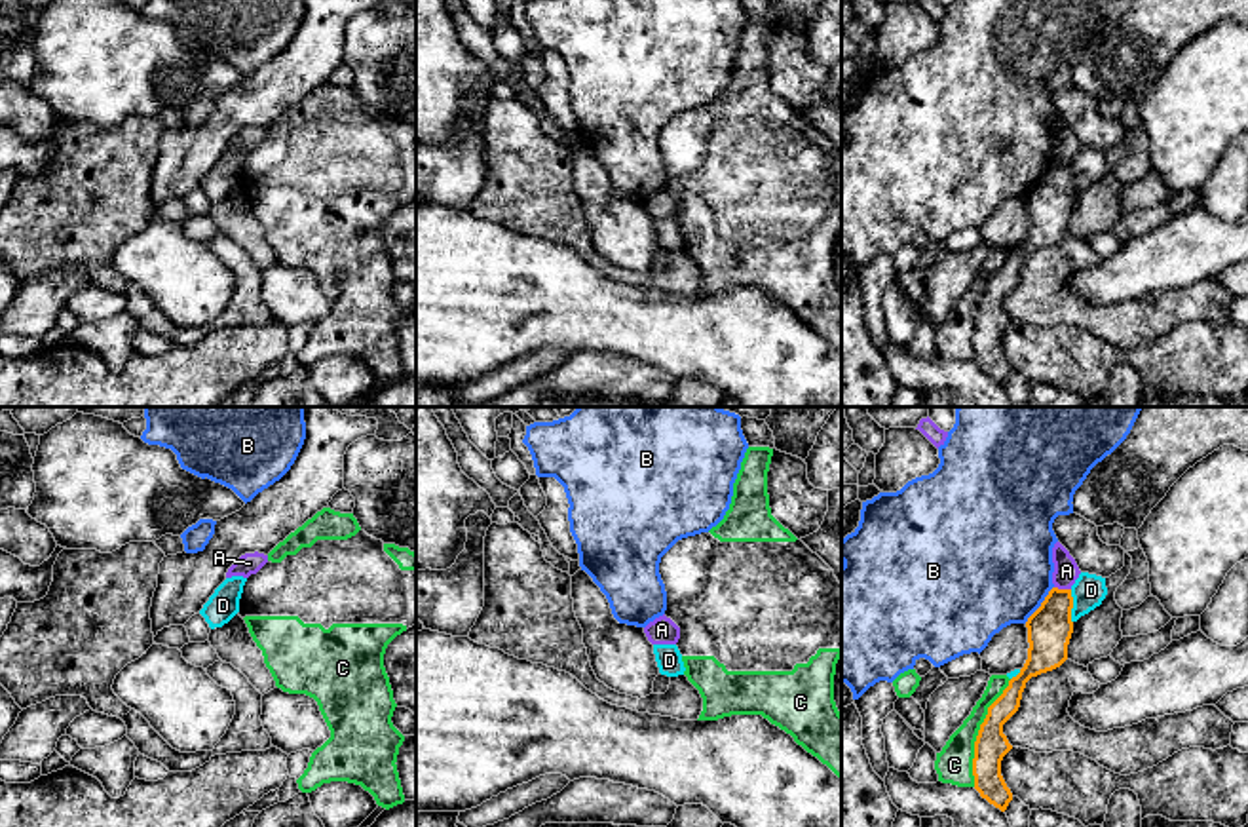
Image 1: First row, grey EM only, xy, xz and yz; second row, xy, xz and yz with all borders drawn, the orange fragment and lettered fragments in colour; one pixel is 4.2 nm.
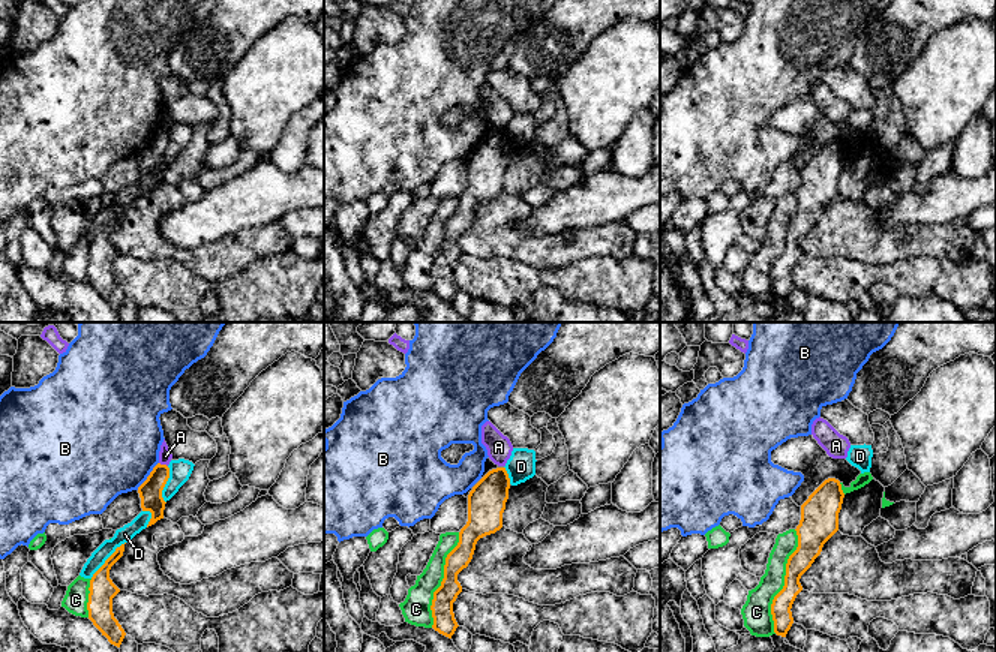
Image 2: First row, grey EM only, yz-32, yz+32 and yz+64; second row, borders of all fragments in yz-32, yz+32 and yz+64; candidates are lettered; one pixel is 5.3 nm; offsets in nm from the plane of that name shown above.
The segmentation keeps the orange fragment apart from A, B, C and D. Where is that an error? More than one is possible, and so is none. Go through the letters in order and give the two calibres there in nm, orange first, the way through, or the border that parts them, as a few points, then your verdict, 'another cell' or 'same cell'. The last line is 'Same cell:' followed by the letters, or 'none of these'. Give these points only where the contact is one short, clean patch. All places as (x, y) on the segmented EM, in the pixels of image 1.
A: 190/110 nm | along yz (1055, 586), (1070, 590) | another cell
B: 190/480 nm | along yz (1053, 586), (1024, 622) | another cell
C: 140/160 nm | another cell
D: 190/140 nm | another cell
Same cell: none of these

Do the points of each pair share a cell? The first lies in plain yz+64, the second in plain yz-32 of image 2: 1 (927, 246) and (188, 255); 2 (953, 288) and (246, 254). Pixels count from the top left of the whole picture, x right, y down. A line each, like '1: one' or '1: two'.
1: one
2: two

